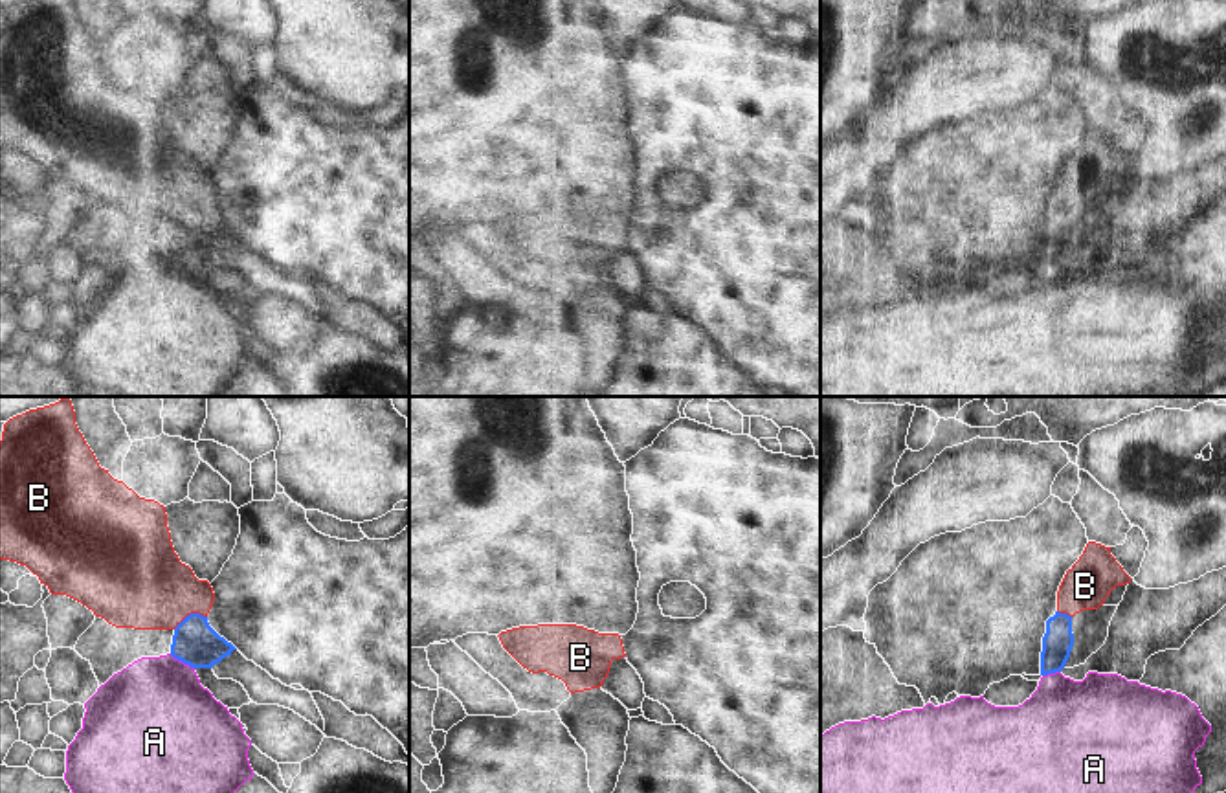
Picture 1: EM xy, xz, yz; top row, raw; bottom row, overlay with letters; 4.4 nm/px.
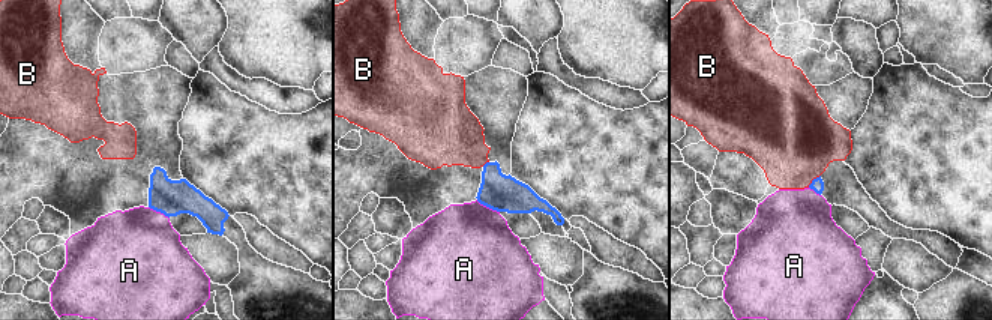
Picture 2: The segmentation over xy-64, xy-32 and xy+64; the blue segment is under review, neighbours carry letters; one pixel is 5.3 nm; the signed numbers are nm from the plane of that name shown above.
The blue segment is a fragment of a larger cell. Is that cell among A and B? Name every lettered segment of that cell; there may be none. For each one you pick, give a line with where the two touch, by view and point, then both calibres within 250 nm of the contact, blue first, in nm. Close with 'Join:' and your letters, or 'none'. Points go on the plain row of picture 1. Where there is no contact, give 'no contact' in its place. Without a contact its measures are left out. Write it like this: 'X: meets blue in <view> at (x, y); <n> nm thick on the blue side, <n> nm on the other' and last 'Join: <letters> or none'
B: meets blue in xy at (191, 202); 200 nm thick on the blue side, 380 nm on the other
Join: B

